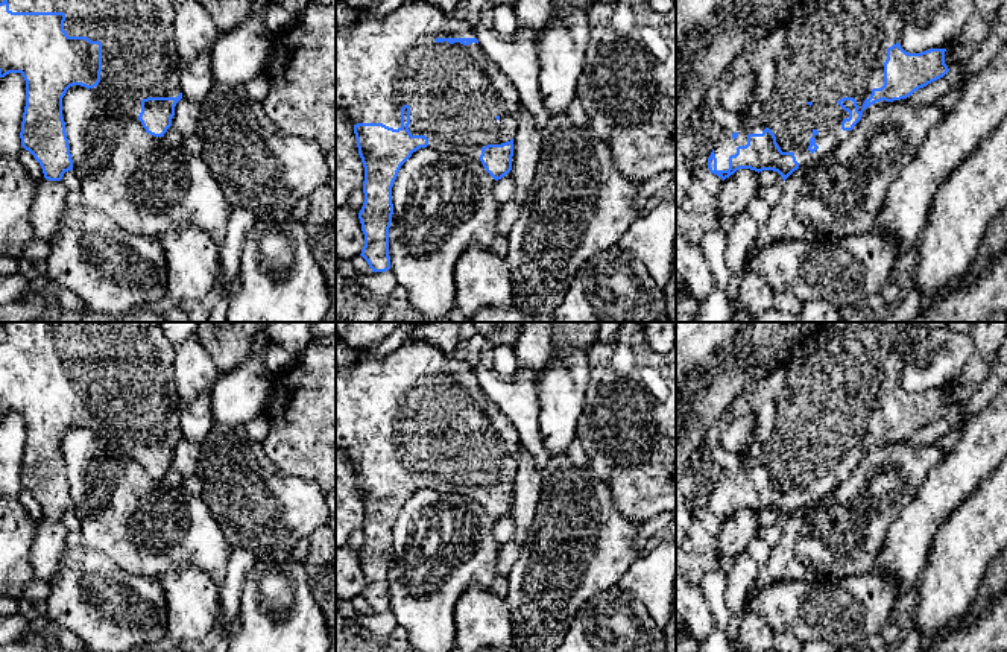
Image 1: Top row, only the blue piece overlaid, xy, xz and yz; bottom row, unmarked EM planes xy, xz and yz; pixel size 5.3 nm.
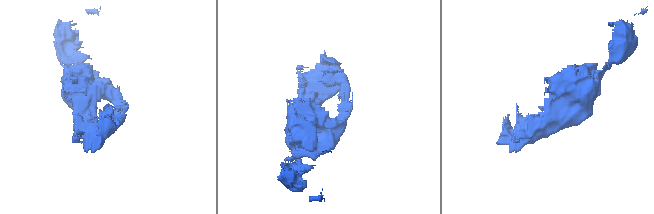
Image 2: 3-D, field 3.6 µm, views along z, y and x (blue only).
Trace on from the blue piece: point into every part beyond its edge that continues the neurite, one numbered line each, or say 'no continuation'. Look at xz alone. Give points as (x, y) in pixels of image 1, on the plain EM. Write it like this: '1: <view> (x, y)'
1: xz (454, 432)

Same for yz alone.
1: yz (834, 385)

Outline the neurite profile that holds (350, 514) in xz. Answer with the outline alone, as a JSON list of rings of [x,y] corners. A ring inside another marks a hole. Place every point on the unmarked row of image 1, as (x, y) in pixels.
[[[336,451],[336,552],[348,546],[355,530],[363,529],[363,521],[365,508],[354,467],[343,451]]]

